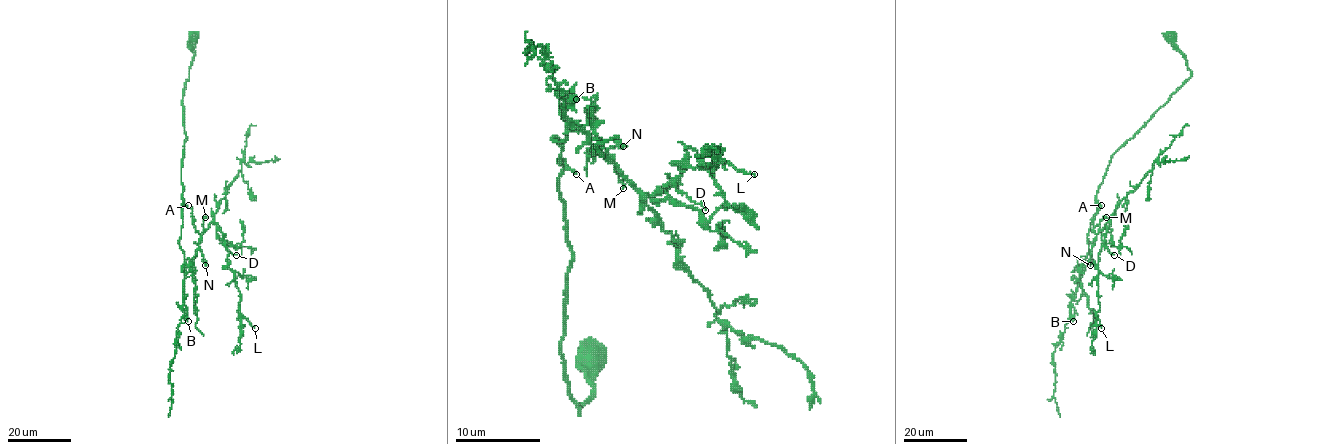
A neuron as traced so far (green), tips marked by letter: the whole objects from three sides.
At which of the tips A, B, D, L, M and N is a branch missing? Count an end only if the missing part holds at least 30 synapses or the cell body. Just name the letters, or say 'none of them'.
A, B, L

